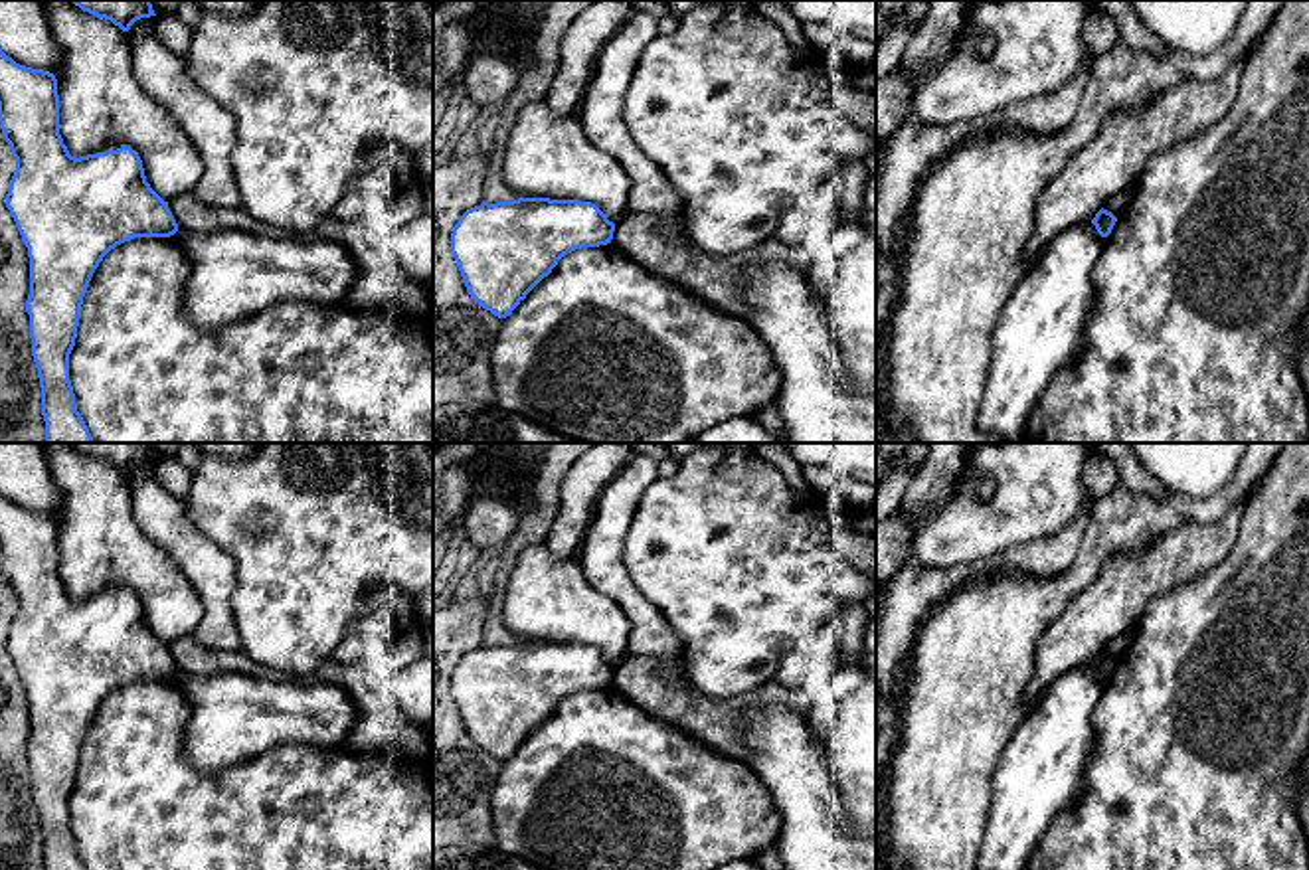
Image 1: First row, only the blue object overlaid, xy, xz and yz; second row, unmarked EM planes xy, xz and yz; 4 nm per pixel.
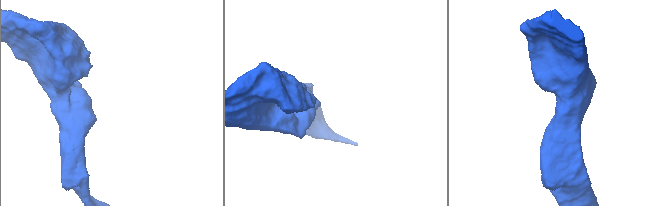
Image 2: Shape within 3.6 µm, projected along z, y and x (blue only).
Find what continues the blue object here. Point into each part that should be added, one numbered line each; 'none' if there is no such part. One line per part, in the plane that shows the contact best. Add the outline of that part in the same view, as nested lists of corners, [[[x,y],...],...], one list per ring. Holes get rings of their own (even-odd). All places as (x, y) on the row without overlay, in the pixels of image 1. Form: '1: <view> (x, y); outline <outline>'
none

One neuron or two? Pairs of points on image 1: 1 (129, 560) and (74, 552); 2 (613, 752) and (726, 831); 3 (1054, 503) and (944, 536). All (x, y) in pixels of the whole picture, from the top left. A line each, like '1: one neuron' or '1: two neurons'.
1: one neuron
2: one neuron
3: one neuron

